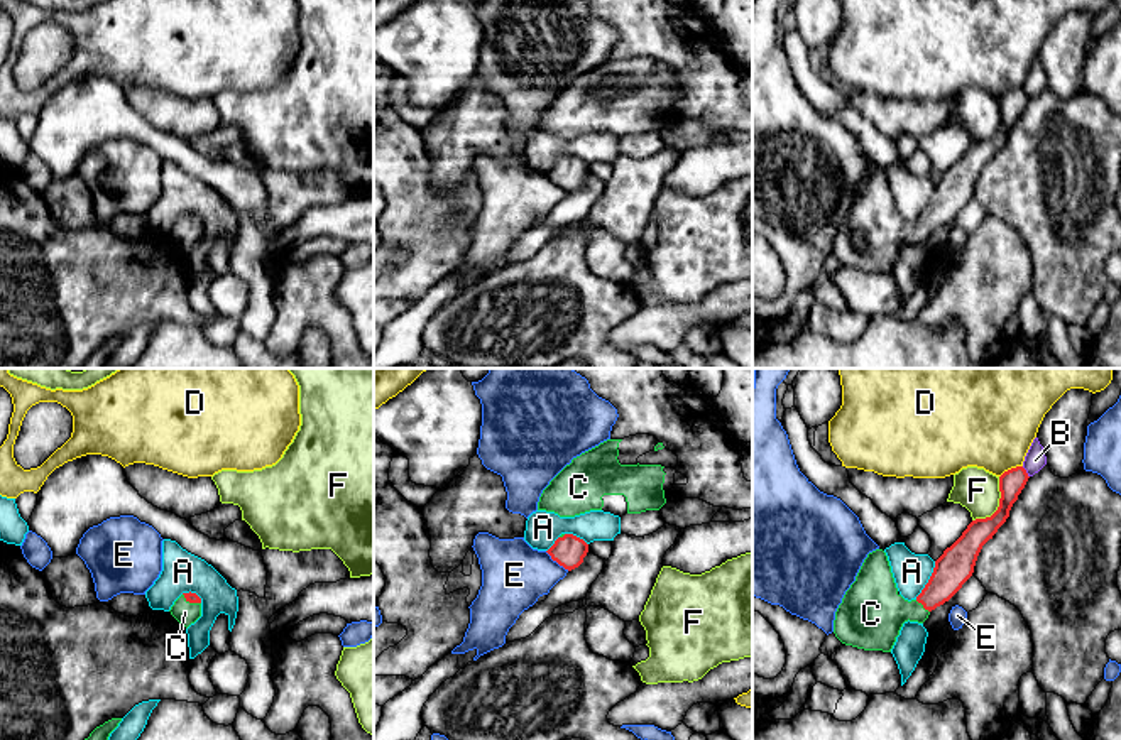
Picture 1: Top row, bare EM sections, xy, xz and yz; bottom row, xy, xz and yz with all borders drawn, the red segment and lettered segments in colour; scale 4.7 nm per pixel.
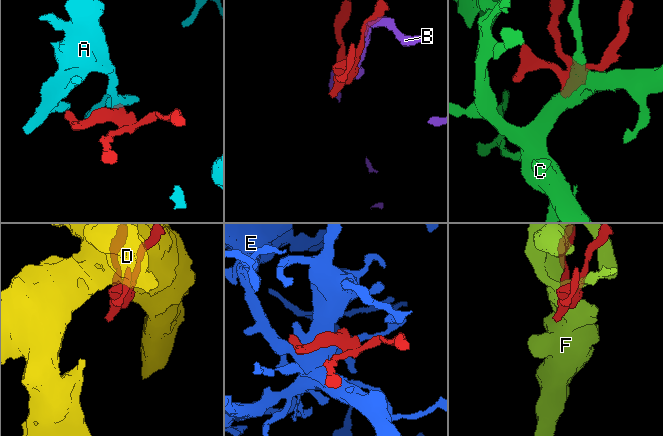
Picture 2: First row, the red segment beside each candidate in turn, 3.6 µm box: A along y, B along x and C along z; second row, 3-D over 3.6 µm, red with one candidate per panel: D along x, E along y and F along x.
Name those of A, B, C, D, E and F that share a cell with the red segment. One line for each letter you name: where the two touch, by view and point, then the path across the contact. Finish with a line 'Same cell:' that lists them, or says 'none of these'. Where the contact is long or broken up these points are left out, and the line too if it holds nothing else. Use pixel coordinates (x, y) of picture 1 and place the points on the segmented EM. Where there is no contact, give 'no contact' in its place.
C: meets red in yz at (922, 603); runs through yz (956, 565), (949, 576), (922, 603), (915, 610), (871, 614)
Same cell: C

